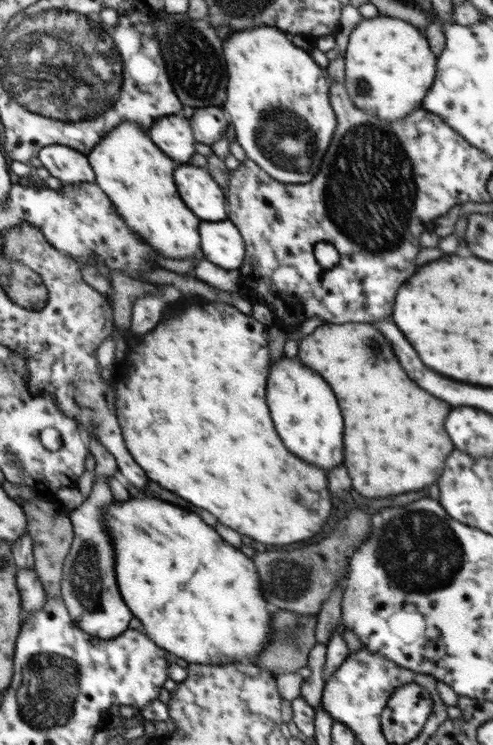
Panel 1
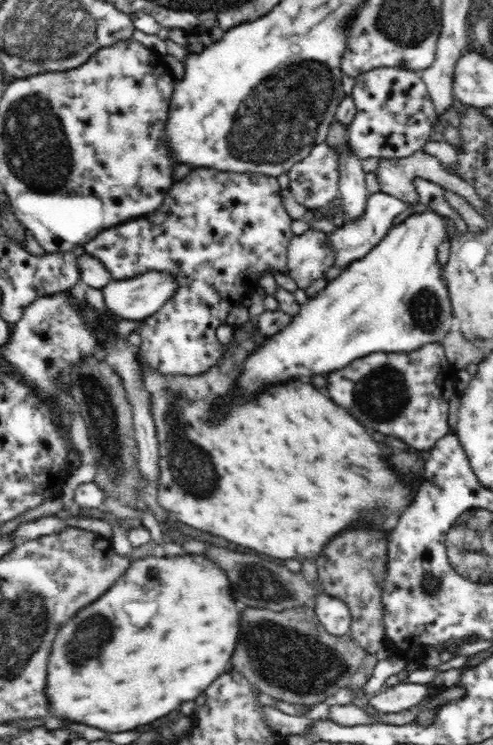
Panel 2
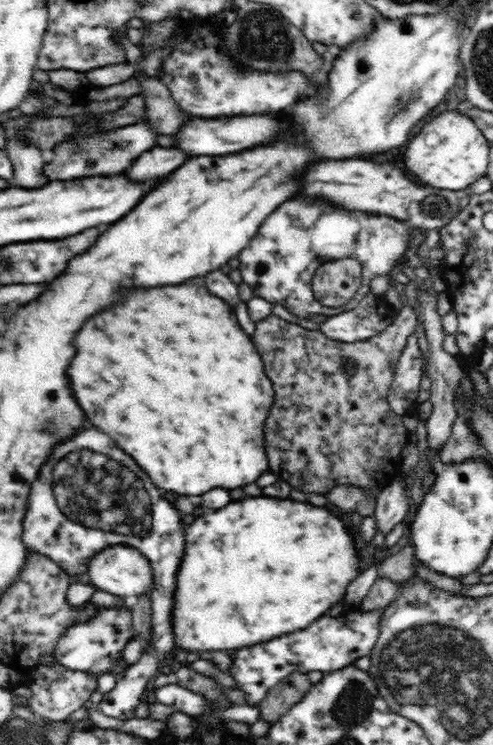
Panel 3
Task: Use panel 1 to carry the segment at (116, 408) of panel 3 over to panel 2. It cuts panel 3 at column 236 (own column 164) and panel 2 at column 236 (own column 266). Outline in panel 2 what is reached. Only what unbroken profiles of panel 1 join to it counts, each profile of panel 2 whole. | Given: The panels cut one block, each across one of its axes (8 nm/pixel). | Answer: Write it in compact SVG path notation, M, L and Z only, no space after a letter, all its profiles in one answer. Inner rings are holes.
M250 319L246 324L241 326L235 326L234 332L229 345L224 345L224 354L218 360L212 368L209 368L204 374L198 374L198 376L178 376L177 374L160 374L157 370L149 368L143 358L137 354L136 361L140 363L140 369L142 369L142 381L144 381L144 387L150 393L150 402L152 402L152 414L154 414L154 422L156 422L156 430L158 430L158 442L160 442L160 478L158 478L158 486L155 490L157 501L160 506L166 511L172 512L180 522L192 526L192 528L198 528L198 530L204 530L204 532L210 532L210 534L216 534L220 538L226 538L234 544L240 544L240 546L246 546L246 548L252 548L252 550L258 550L266 556L274 556L277 561L283 562L285 560L292 560L296 558L300 563L304 562L306 558L308 560L314 560L318 557L318 554L322 552L322 548L334 538L338 536L340 532L344 532L348 526L356 524L358 516L362 514L362 510L374 510L374 518L370 518L370 528L375 530L389 530L392 528L392 524L396 523L397 516L404 510L404 508L414 500L414 494L416 494L416 488L419 486L419 482L410 481L404 486L396 484L396 476L400 476L398 472L394 472L394 468L390 464L386 464L386 454L388 454L388 448L380 442L374 440L374 436L360 424L356 422L344 408L340 408L338 404L334 404L332 400L328 400L321 389L317 389L312 386L310 382L304 380L290 380L290 382L284 382L280 384L270 384L274 386L270 392L262 394L258 400L256 396L252 400L244 400L244 404L236 404L232 406L232 410L228 412L226 418L222 418L218 424L210 420L212 416L212 404L224 396L228 396L228 392L232 394L232 390L237 387L237 378L239 377L240 369L243 367L246 355L253 353L266 339L260 329L255 328L256 321Z

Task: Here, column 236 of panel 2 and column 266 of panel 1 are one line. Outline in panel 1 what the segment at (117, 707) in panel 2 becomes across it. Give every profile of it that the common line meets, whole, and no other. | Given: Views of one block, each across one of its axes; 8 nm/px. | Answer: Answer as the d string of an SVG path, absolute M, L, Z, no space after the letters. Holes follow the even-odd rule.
M137 496L125 501L114 500L114 504L108 508L104 517L106 517L107 530L110 531L111 538L114 539L115 558L120 558L120 566L116 566L116 570L120 570L119 590L124 590L124 598L128 598L128 606L132 606L132 610L136 610L136 618L142 623L141 630L146 632L156 646L166 650L168 653L174 654L178 658L183 658L188 663L201 665L223 665L226 662L240 663L240 660L242 660L242 663L253 663L253 658L260 655L260 652L268 646L268 640L272 638L272 634L270 634L272 607L270 607L268 602L264 602L264 598L262 598L258 572L256 572L252 560L246 558L234 546L226 544L214 532L212 526L202 522L200 516L196 516L192 512L186 512L186 510L182 510L178 506L172 506L172 504L168 504L168 502L153 496Z

